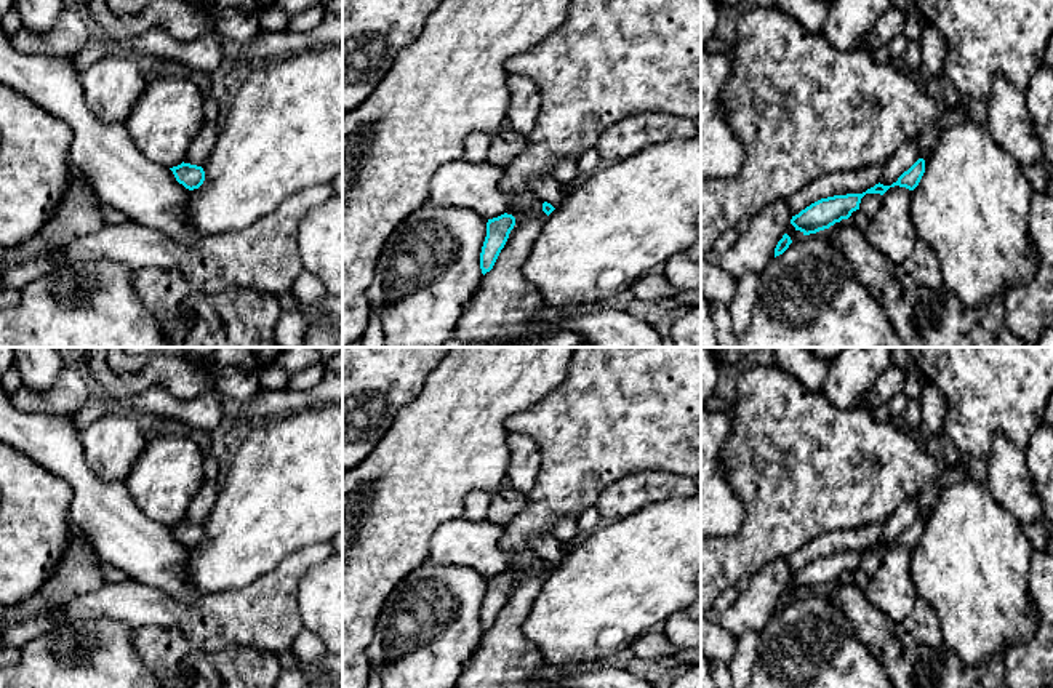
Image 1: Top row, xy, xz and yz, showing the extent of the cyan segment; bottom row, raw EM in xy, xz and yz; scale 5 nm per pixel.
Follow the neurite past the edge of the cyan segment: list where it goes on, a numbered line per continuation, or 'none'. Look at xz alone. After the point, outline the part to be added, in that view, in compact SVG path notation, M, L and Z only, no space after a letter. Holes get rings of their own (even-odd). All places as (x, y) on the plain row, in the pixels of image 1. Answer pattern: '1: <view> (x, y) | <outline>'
none

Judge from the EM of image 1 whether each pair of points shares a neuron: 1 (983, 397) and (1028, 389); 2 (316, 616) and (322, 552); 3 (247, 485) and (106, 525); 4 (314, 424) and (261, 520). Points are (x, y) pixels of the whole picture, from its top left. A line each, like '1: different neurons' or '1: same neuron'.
1: same neuron
2: different neurons
3: different neurons
4: same neuron

